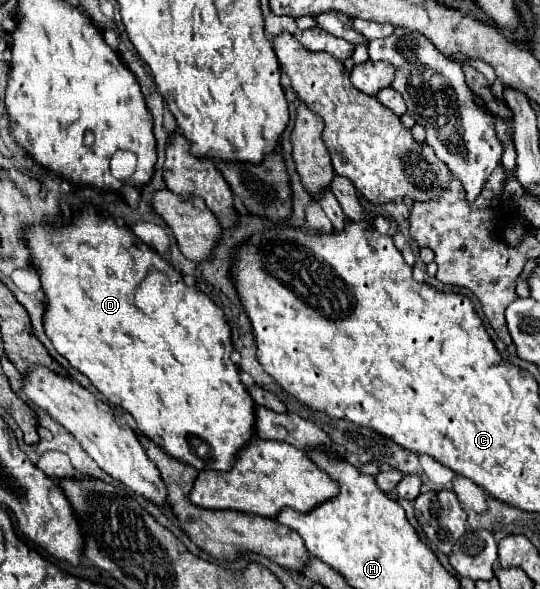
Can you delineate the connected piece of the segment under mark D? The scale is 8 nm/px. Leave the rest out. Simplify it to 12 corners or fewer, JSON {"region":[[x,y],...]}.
{"region":[[97,211],[27,227],[43,327],[171,457],[229,471],[223,311]]}

